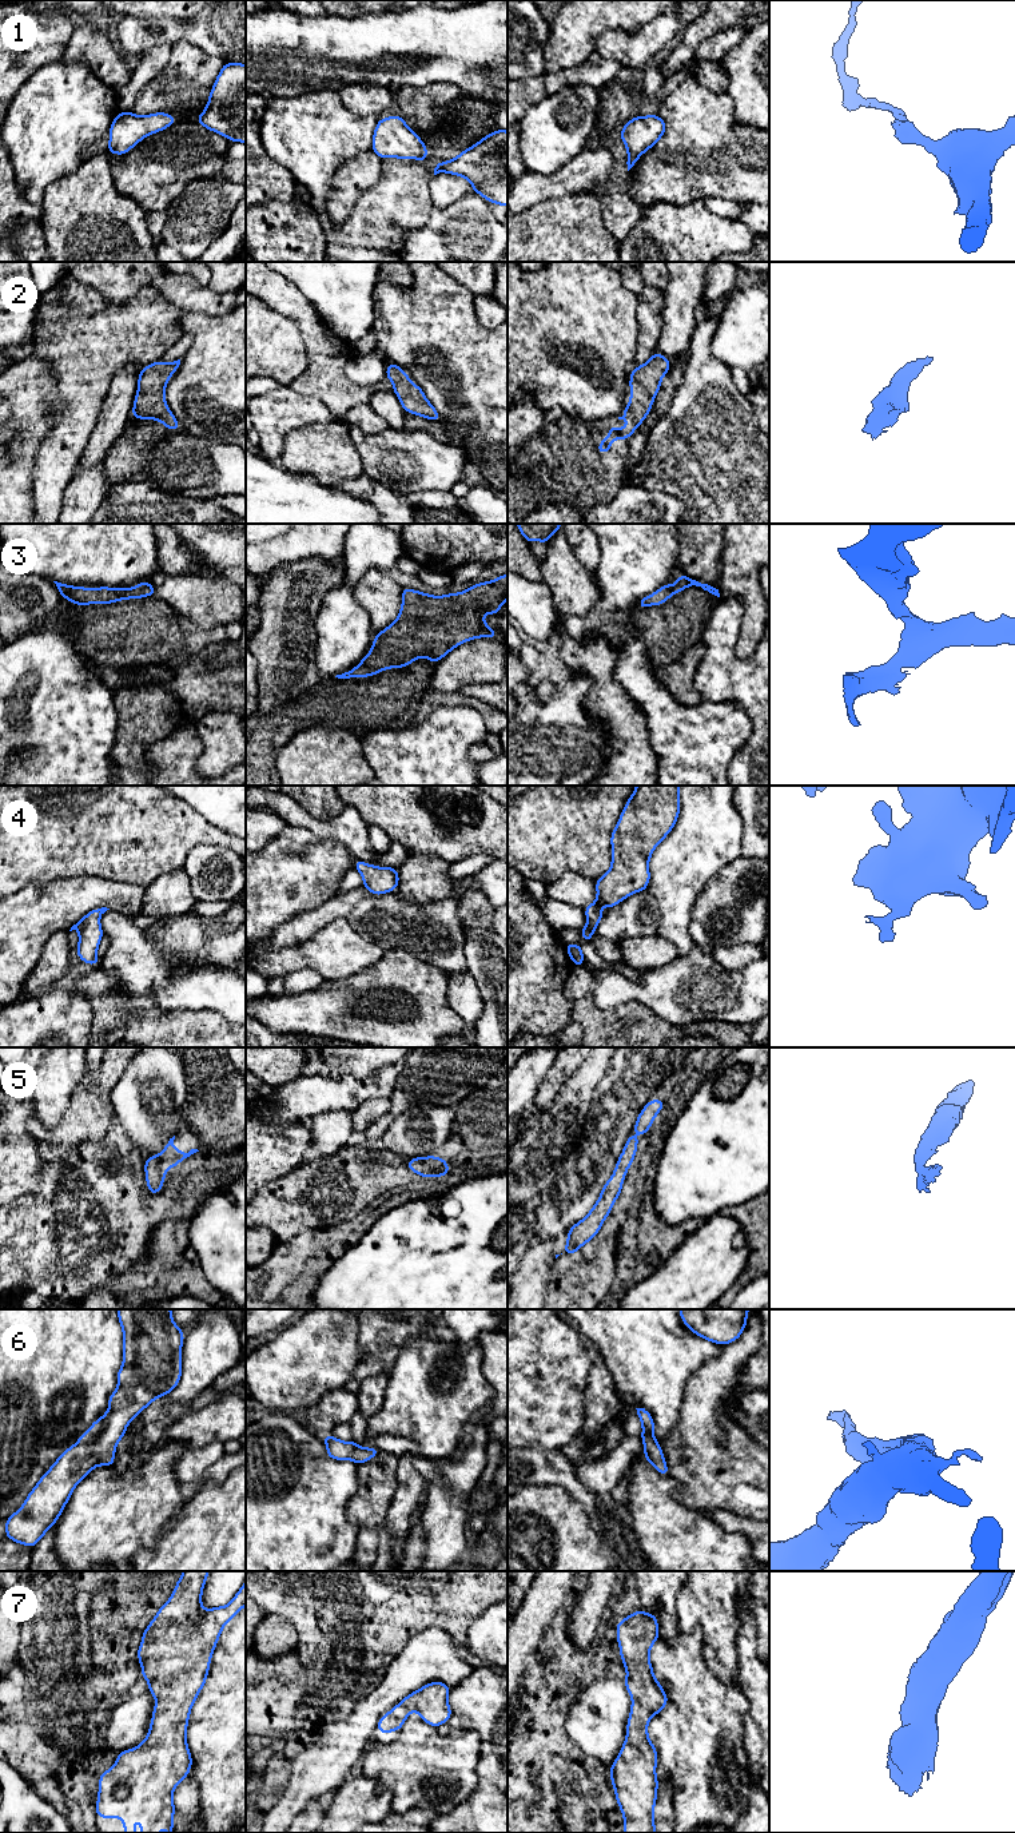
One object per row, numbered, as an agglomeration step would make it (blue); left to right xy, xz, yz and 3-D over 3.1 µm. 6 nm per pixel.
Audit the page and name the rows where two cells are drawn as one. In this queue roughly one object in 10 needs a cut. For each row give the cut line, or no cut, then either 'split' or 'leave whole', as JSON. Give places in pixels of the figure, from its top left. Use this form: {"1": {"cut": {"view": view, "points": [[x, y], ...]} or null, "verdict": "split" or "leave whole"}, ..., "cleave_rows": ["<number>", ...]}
{"1": {"cut": null, "verdict": "leave whole"}, "2": {"cut": null, "verdict": "leave whole"}, "3": {"cut": null, "verdict": "leave whole"}, "4": {"cut": null, "verdict": "leave whole"}, "5": {"cut": null, "verdict": "leave whole"}, "6": {"cut": null, "verdict": "leave whole"}, "7": {"cut": null, "verdict": "leave whole"}, "cleave_rows": []}

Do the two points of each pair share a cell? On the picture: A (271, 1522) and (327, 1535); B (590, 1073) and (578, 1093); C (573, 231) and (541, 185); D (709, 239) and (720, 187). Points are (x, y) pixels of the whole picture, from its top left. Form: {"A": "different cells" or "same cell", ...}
{"A": "same cell", "B": "same cell", "C": "different cells", "D": "different cells"}

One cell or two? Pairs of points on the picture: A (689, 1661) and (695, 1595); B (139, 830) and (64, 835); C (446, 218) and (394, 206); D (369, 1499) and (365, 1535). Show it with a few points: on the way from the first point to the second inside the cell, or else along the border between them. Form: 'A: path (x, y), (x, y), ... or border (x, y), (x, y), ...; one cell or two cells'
A: border (679, 1630), (700, 1630), (704, 1658); two cells
B: path (120, 830), (83, 830); one cell
C: border (433, 206), (429, 219), (421, 227), (405, 233); two cells
D: path (369, 1509), (369, 1526); one cell

